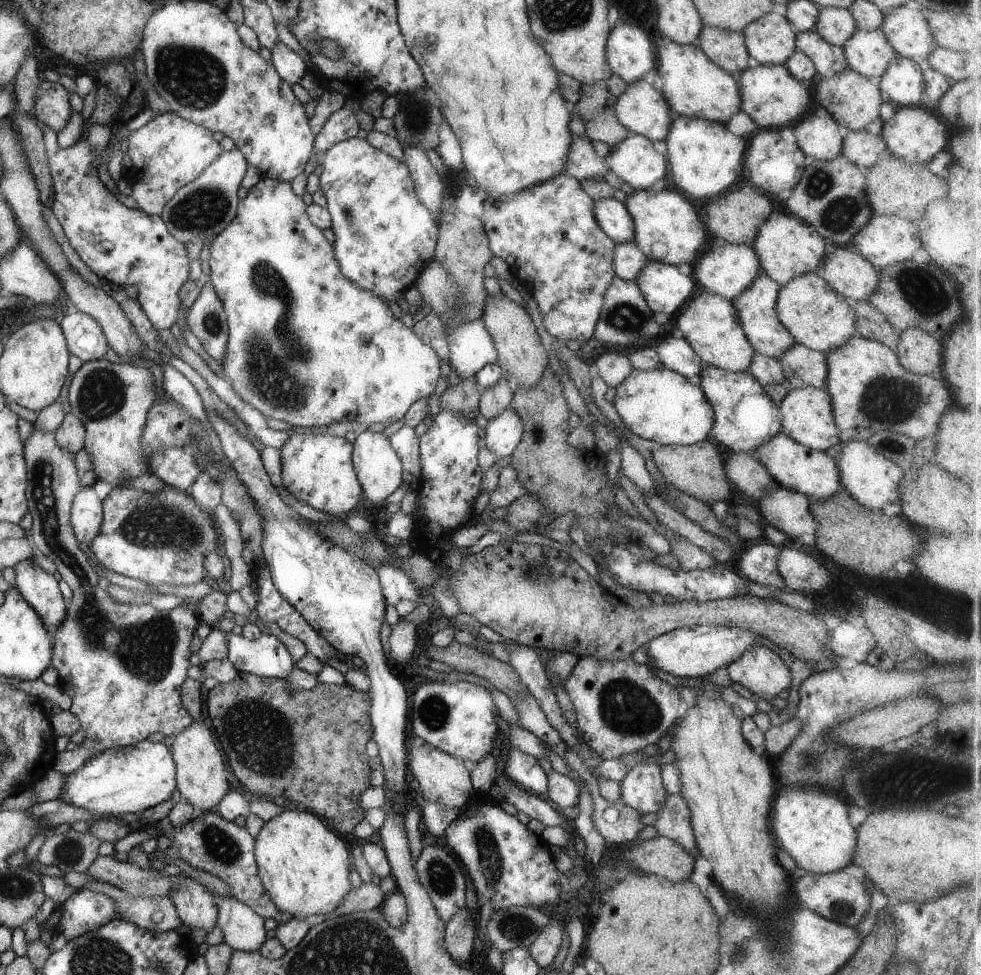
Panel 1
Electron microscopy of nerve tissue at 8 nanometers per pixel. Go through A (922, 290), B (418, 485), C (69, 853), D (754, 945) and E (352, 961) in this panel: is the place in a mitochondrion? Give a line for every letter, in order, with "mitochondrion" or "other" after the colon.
A: mitochondrion
B: other
C: mitochondrion
D: other
E: mitochondrion

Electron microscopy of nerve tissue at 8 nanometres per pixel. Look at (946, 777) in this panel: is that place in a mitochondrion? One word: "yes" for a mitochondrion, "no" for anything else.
yes

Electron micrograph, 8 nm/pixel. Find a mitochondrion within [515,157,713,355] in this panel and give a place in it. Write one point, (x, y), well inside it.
(624, 318)

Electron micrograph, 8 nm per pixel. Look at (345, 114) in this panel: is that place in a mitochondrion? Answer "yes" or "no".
no

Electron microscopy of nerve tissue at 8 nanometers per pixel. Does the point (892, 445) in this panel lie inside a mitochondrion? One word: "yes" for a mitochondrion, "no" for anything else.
yes

